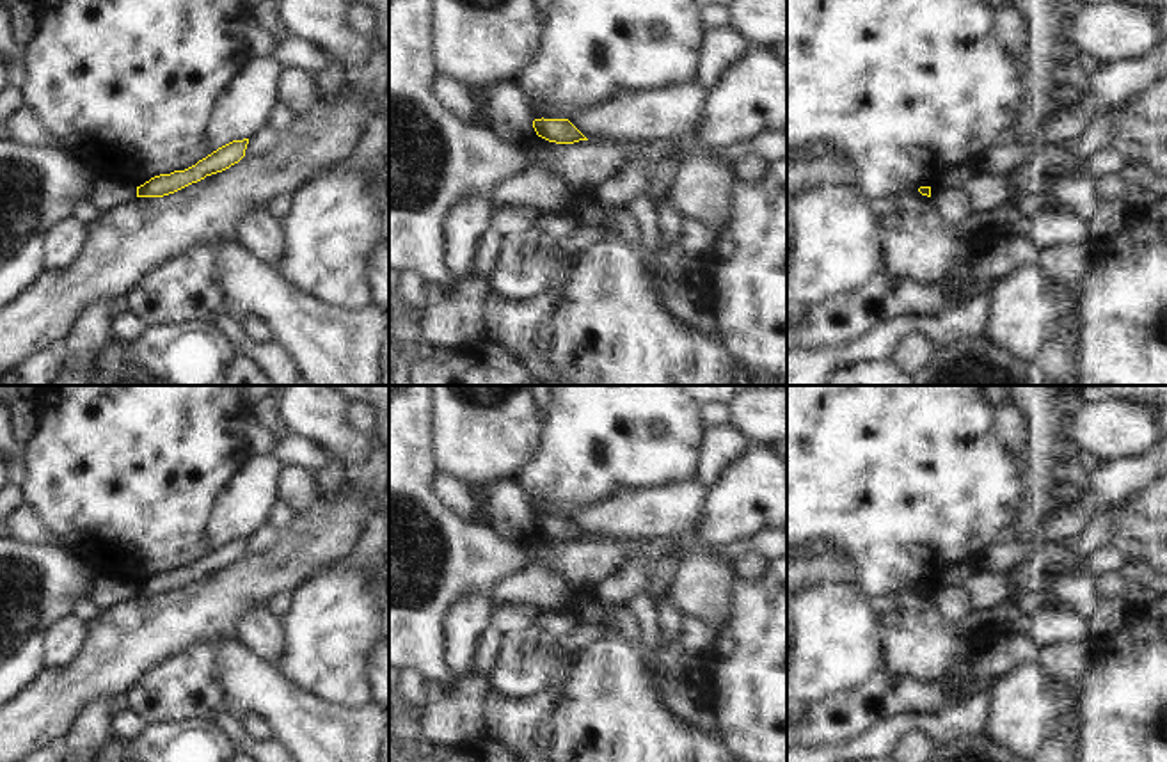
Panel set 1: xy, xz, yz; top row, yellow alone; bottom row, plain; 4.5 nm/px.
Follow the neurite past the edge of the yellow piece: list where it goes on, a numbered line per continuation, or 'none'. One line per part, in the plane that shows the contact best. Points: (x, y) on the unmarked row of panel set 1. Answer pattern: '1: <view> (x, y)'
none

